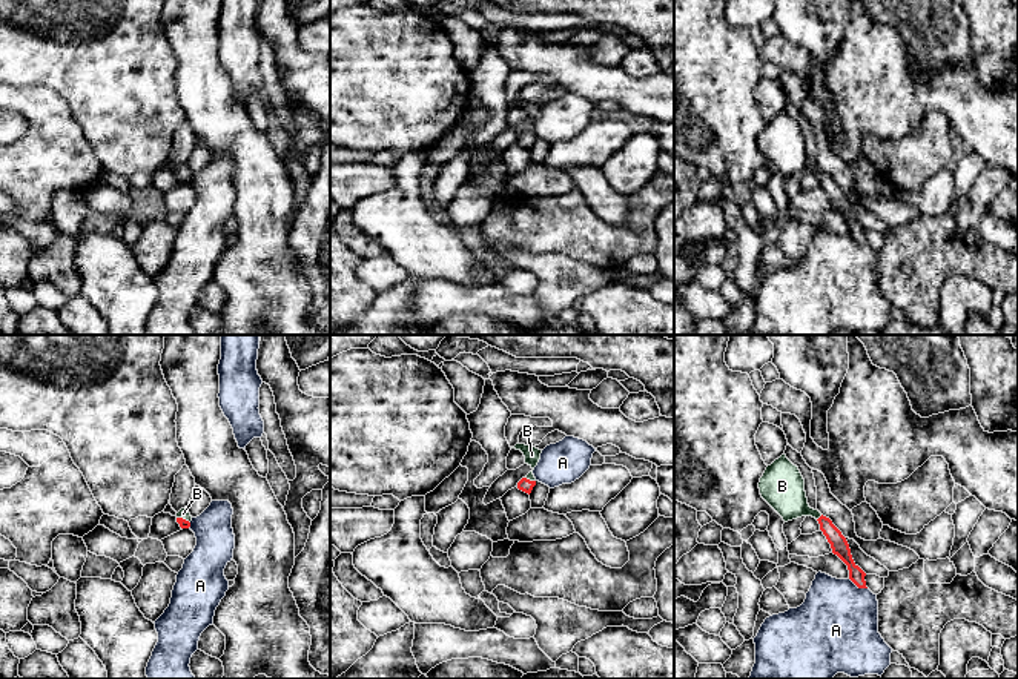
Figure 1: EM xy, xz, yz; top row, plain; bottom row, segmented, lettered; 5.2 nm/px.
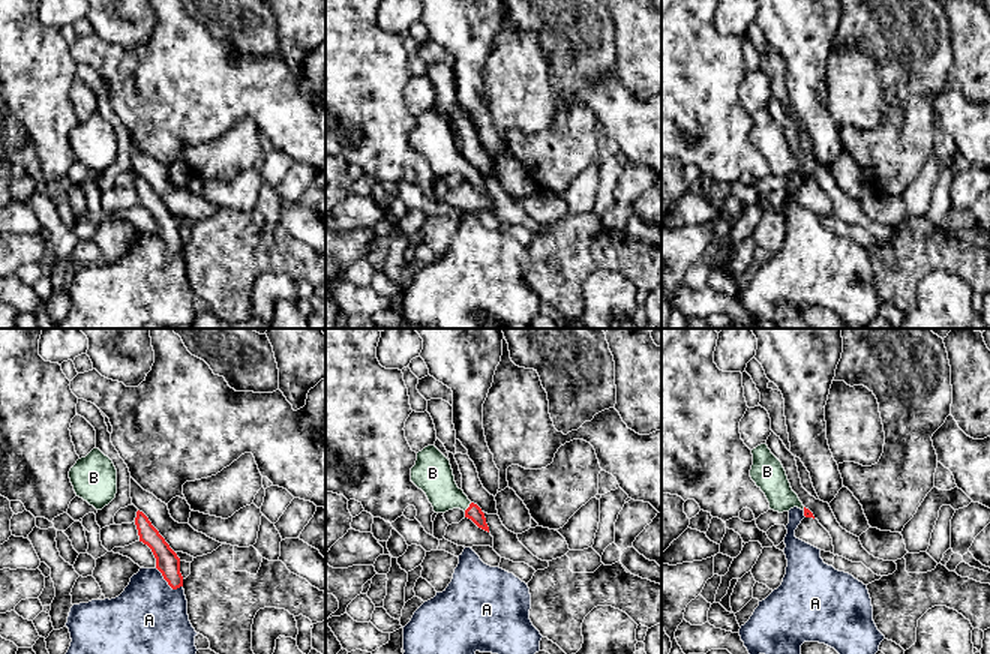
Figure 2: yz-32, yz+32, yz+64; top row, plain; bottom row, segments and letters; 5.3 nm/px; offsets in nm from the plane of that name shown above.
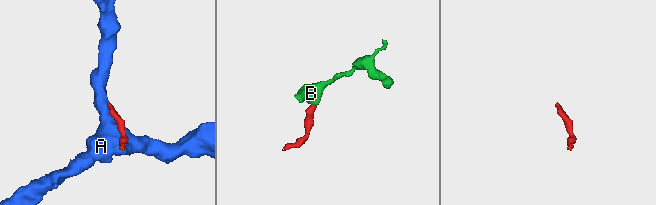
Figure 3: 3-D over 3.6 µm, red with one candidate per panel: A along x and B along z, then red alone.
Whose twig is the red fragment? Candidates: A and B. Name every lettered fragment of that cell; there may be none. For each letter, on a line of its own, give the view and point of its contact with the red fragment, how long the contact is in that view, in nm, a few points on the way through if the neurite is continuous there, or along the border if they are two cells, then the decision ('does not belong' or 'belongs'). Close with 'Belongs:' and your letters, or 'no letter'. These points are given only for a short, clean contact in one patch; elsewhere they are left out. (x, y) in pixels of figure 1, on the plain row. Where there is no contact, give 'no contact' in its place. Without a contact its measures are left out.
A: yz (859, 243) | 110 nm | along yz (849, 234), (859, 243), (866, 245) | does not belong
B: xz (528, 135) | 60 nm | across xz (524, 140), (528, 135), (533, 125), (532, 111) | belongs
Belongs: B

